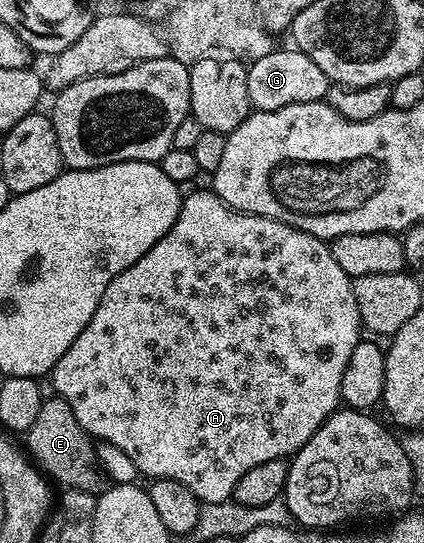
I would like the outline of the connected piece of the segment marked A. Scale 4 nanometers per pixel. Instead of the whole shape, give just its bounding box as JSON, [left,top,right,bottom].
[51,190,363,504]

